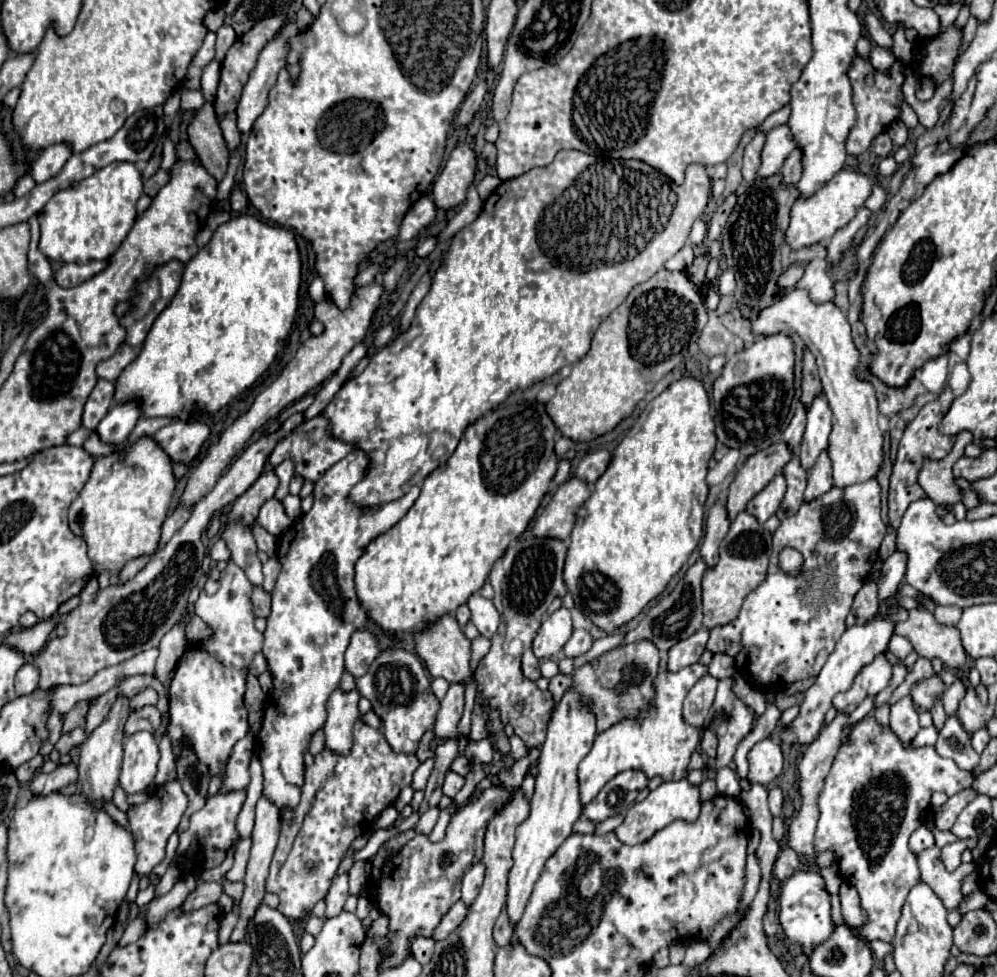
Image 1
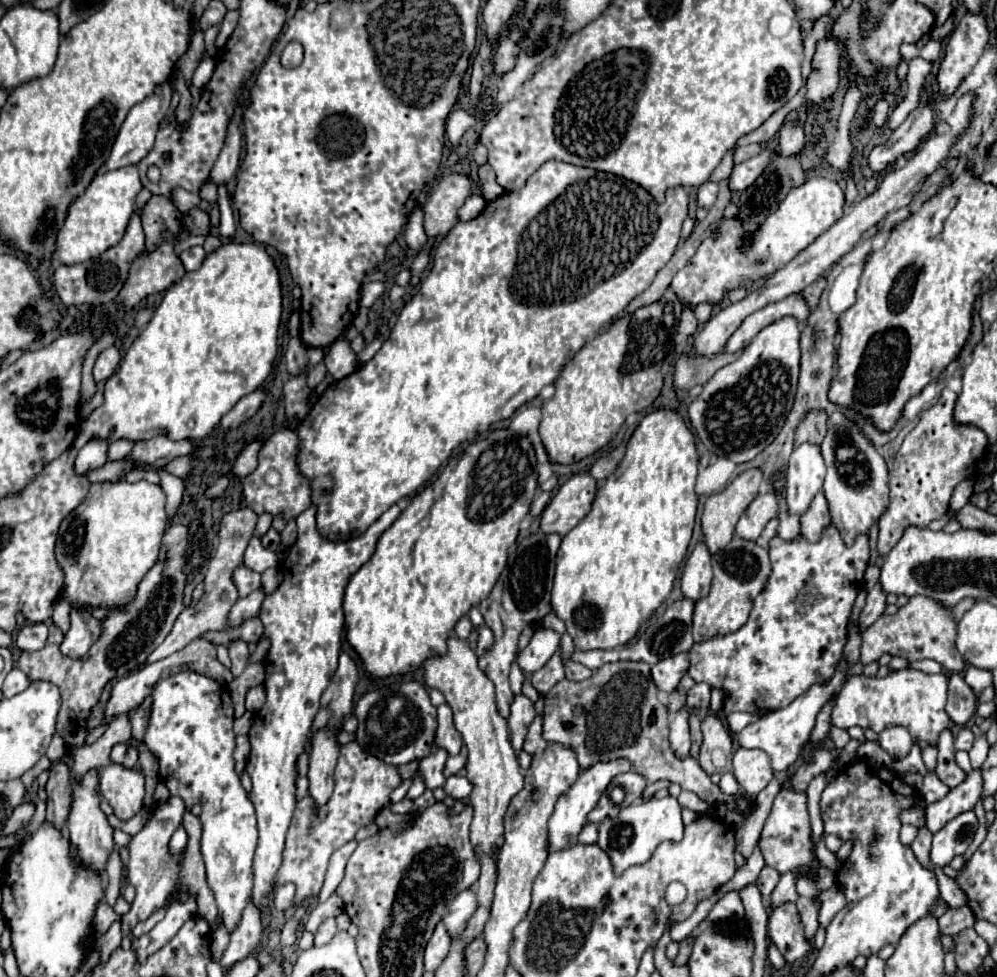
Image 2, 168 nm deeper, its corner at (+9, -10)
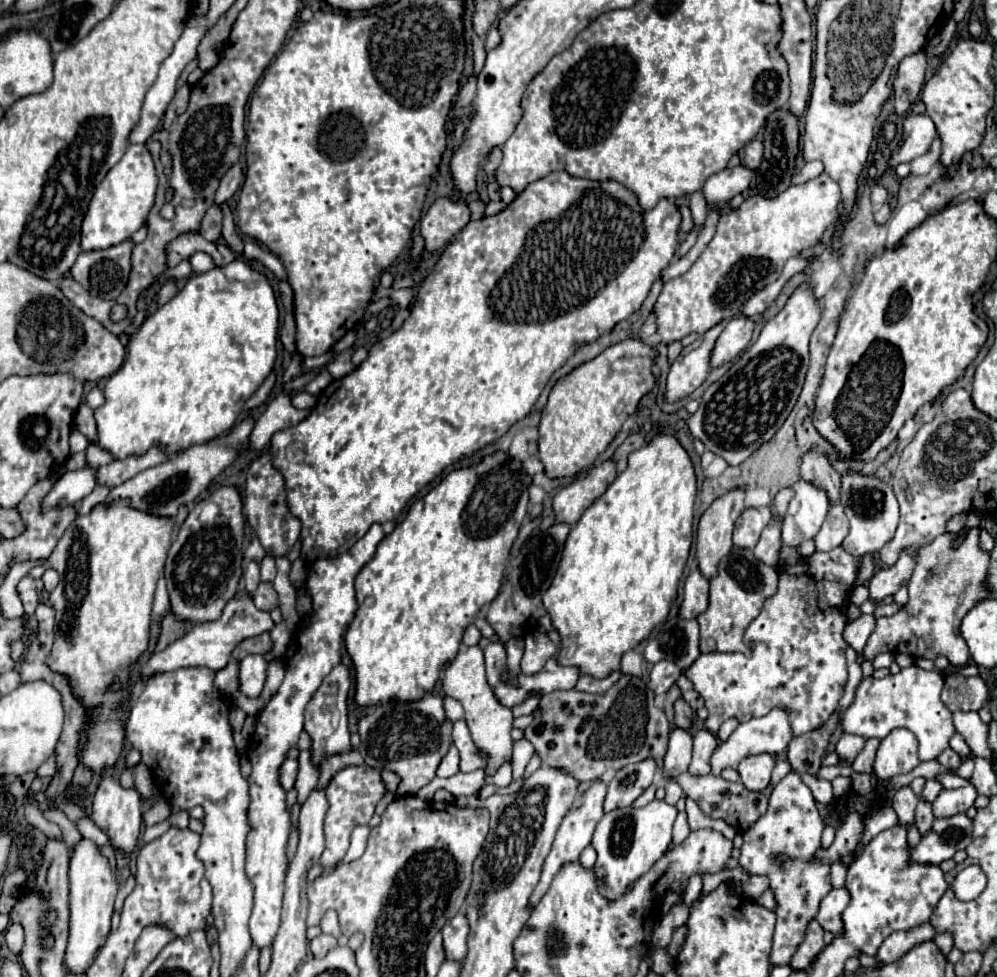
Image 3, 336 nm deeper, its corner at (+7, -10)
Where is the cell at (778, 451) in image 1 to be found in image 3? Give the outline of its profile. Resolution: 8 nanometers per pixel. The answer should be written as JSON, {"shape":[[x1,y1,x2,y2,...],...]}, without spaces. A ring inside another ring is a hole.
{"shape":[[731,490,717,498,701,516,699,530,697,530,697,560,701,574,711,580,717,574,717,564,723,556,729,554,733,542,733,524,739,518,745,492,743,490]]}

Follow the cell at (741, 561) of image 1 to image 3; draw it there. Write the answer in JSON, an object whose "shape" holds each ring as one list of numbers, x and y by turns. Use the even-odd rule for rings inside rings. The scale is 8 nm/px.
{"shape":[[733,548,721,562,719,574,709,582,709,608,697,618,701,628,701,652,739,652,749,622,759,614,763,602,777,590,777,568,759,562,751,550]]}

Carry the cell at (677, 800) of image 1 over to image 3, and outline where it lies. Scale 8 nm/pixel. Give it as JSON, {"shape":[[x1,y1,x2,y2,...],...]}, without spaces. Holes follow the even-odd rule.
{"shape":[[653,800,643,808,619,808,603,816,593,836,593,848,597,850,595,878,607,900,621,898,667,852,675,818,677,808,665,800]]}

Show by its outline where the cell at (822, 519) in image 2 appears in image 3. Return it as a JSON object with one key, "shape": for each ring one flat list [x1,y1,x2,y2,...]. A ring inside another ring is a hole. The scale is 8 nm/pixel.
{"shape":[[841,504,829,506,829,514,827,514,819,534,815,536,817,552,827,552,827,550,841,546,843,538,847,536,847,530,849,530,849,522,843,512,843,506]]}

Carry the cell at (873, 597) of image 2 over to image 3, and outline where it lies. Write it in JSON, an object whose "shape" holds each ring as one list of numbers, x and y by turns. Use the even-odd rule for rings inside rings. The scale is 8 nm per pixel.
{"shape":[[869,614,869,616,859,616,857,620,849,622,845,626,845,632,843,632,843,640,859,654,863,654,863,648,865,648,865,642,867,638,871,636,875,628,875,618]]}

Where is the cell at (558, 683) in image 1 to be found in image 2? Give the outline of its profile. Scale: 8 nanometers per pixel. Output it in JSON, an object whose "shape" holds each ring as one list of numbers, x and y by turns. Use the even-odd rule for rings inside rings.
{"shape":[[537,714,527,730,527,736,525,736,525,744,523,744,523,750,527,754,541,754,547,746,545,738,541,738,541,722,543,722,543,714]]}

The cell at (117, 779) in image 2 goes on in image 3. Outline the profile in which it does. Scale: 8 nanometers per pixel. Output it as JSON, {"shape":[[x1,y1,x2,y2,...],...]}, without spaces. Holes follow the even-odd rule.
{"shape":[[103,776,97,794,93,798,93,812,91,820,95,826,99,826,103,832,107,832,111,846,123,850,125,854,131,854,137,850,139,834,141,834,141,796,137,790,125,790,113,776]]}

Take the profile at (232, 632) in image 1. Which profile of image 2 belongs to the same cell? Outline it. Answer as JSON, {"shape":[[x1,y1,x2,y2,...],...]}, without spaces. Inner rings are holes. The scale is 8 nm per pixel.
{"shape":[[191,670,179,672,177,676,169,676,161,680,153,690,153,706,149,728,145,734,145,744,155,754,159,762,159,778,169,788,173,796,183,798,183,802,191,808,193,804,201,804,201,852,207,868,207,882,215,894,215,902,219,908,219,916,223,924,233,930,239,922,243,908,247,906,247,898,253,888,253,854,257,848,257,822,251,800,247,798,239,776,235,774,233,750,235,750,235,734,233,734,233,704,223,684,203,674,195,674]]}

